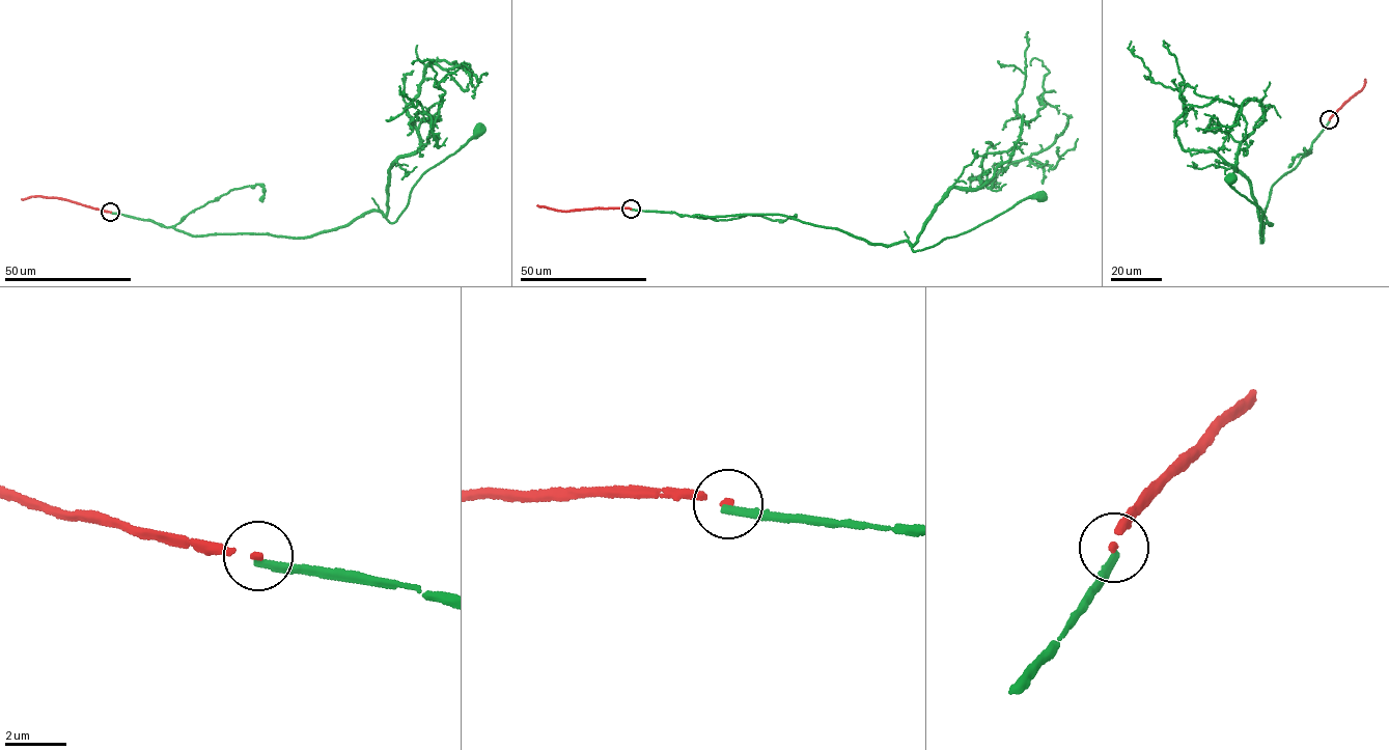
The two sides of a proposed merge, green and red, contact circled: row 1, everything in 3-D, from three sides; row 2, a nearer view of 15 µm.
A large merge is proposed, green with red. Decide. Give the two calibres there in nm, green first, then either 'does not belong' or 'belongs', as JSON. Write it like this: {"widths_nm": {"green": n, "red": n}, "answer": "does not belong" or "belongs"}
{"widths_nm": {"green": 280, "red": 140}, "answer": "does not belong"}

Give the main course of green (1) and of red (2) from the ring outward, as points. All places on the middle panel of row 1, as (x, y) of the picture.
1: (631, 209), (694, 217), (783, 215), (877, 244), (907, 241), (915, 251), (969, 230), (1027, 197), (1042, 195)
2: (631, 209), (566, 212), (537, 205)

